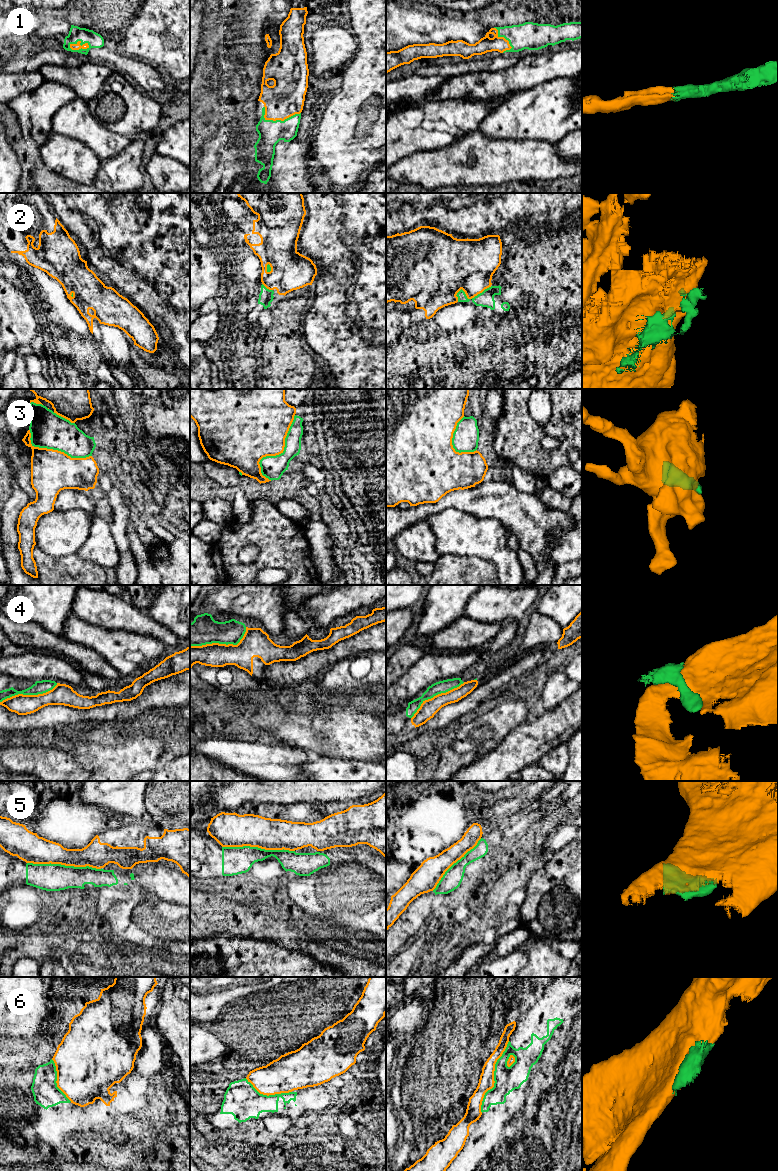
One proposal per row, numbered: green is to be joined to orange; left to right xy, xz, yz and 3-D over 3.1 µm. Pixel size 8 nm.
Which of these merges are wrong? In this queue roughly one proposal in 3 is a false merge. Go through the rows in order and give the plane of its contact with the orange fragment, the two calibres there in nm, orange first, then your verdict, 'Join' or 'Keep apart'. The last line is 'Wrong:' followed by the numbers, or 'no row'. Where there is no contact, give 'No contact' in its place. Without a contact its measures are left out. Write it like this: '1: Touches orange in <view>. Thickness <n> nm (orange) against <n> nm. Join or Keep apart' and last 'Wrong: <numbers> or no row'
1: Touches orange in xy. Thickness 50 nm (orange) against 120 nm. Join
2: Touches orange in yz. Thickness 380 nm (orange) against 70 nm. Keep apart
3: Touches orange in xz. Thickness 440 nm (orange) against 190 nm. Keep apart
4: Touches orange in xz. Thickness 200 nm (orange) against 220 nm. Keep apart
5: Touches orange in xy. Thickness 220 nm (orange) against 220 nm. Keep apart
6: Touches orange in yz. Thickness 130 nm (orange) against 200 nm. Keep apart
Wrong: 2, 3, 4, 5, 6

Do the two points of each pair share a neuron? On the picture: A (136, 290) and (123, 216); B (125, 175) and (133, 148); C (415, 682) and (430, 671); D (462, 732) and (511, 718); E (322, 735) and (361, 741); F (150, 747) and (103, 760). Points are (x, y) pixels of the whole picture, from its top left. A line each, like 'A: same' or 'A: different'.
A: same
B: same
C: same
D: same
E: same
F: same

